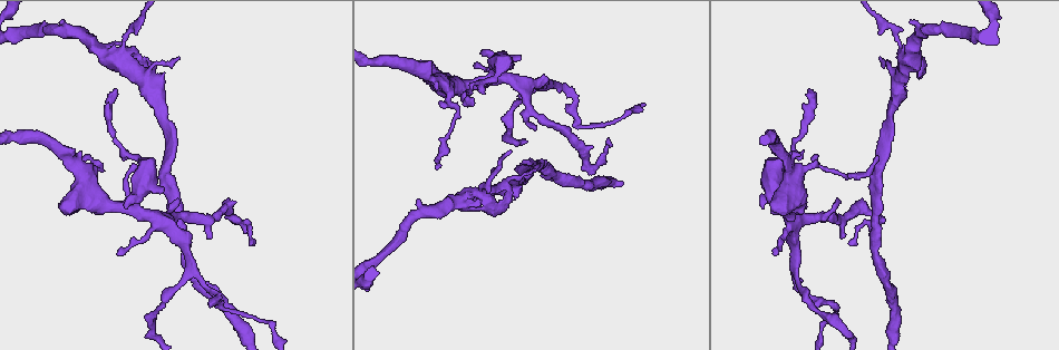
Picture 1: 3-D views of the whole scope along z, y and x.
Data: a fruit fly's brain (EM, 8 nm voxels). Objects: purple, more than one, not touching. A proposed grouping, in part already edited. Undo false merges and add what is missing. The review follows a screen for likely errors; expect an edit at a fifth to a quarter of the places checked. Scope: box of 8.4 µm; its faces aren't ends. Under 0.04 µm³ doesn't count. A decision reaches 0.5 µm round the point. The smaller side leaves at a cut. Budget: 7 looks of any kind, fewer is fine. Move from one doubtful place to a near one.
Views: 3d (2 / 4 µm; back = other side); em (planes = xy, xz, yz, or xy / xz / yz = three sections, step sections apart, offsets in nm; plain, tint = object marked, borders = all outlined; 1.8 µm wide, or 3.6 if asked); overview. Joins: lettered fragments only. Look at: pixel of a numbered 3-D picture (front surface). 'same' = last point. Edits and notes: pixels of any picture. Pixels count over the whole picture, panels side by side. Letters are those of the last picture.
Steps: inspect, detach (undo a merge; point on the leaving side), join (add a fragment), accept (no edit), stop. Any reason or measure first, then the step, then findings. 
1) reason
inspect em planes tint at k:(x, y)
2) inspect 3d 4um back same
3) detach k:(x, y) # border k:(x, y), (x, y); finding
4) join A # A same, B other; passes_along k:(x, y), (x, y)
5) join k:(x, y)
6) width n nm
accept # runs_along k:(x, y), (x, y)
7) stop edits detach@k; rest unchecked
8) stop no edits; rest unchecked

side arm on a straight run
inspect 3d 4um back at 1:(193, 261)

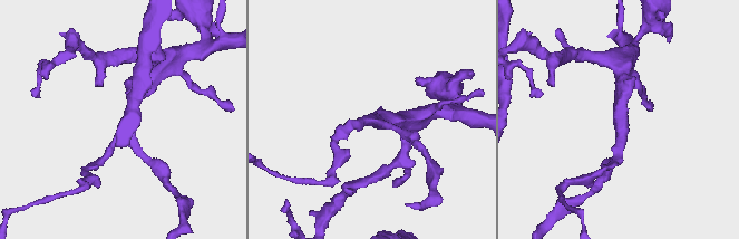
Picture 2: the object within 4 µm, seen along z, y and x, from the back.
arms 3; shape alone is not enough
inspect em planes tint at 2:(375, 122)

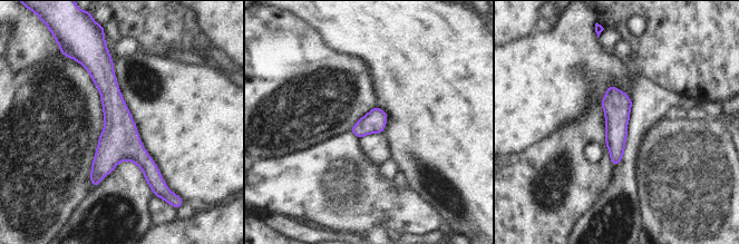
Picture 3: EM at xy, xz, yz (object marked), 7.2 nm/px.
see the neighbours
inspect em planes borders same

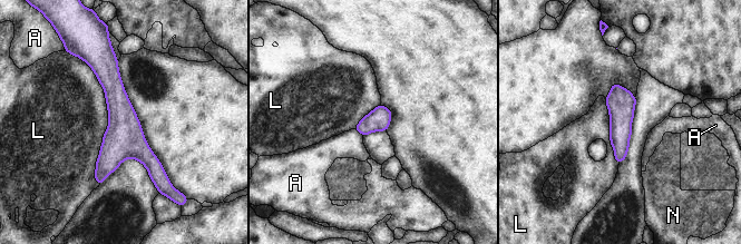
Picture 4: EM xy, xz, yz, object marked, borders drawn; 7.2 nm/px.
width 160 nm
accept # A other, L other, N other; border 4:(80, 58), (107, 109), (99, 184); one neuron here

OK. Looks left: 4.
stops while still wide
inspect 3d 2um at 1:(61, 212)

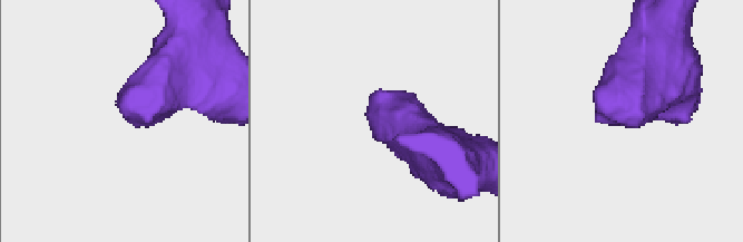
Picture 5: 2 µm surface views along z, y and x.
inspect em planes borders at 5:(612, 121)

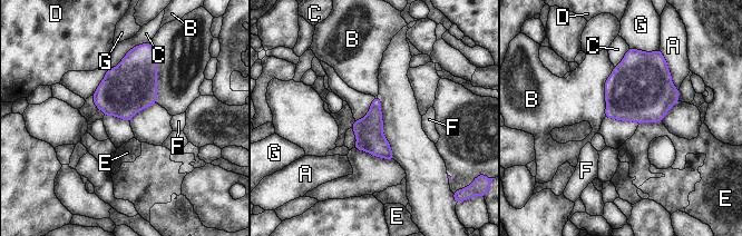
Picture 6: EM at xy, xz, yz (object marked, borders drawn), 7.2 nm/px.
accept # A other, B other, C other, D other, E other, F other, G other; border 6:(661, 120), (642, 121), (638, 125); no lettered fragment goes on from it

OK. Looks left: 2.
three-way junction
inspect em xz step 16 tint at 1:(125, 69)

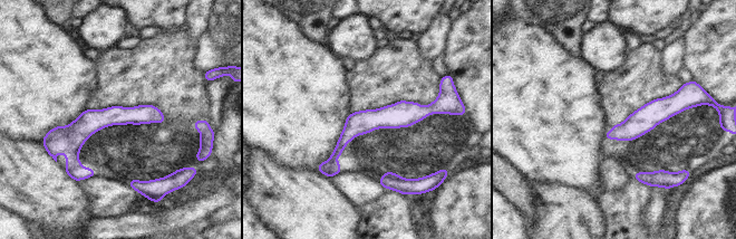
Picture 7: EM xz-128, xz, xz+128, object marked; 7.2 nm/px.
inspect em xz step 16 borders same

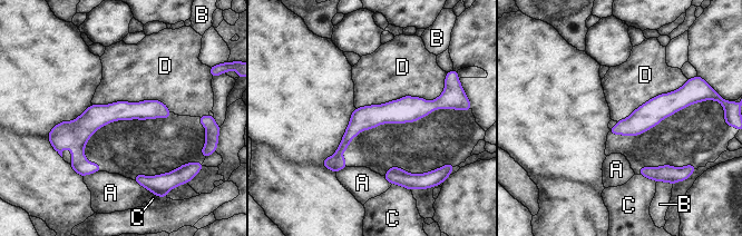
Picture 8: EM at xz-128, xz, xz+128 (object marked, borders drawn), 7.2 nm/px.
accept # A other, B other, C other, D other; border 8:(445, 89), (431, 100), (355, 108); one neuron here

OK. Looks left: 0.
stop no edits; rest unchecked

